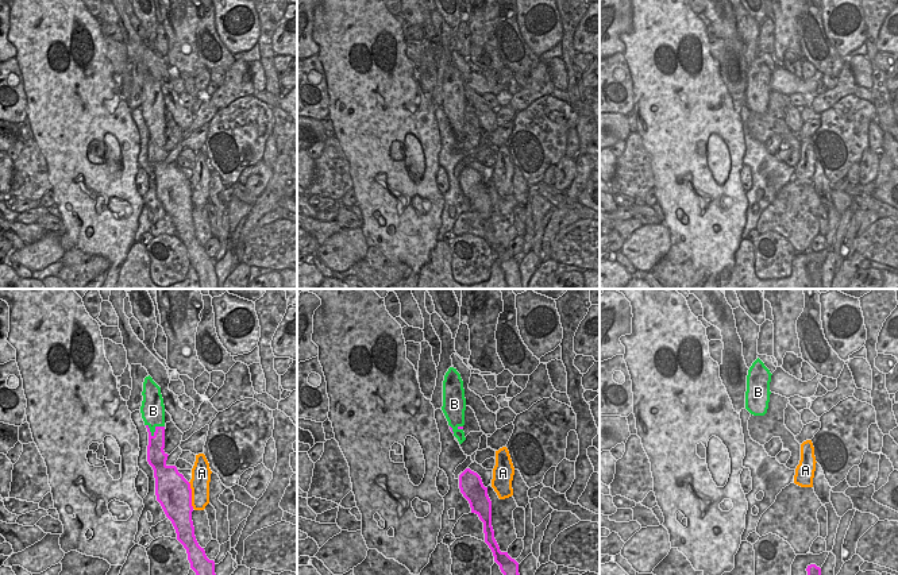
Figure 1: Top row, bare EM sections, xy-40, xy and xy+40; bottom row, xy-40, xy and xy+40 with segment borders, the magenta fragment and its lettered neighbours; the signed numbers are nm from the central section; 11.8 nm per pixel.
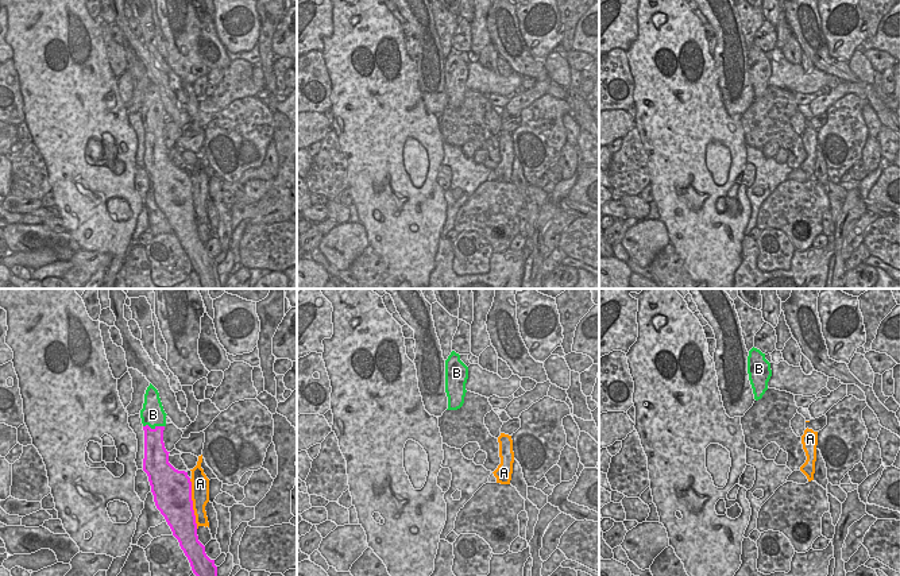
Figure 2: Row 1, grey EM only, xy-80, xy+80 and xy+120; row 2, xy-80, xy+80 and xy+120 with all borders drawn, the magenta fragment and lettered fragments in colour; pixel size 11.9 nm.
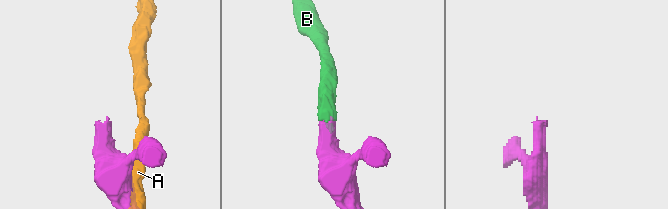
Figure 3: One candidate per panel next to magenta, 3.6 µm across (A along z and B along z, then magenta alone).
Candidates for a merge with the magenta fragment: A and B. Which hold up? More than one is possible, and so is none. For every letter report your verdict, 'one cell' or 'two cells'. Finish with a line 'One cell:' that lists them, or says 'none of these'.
A: two cells
B: one cell
One cell: B

